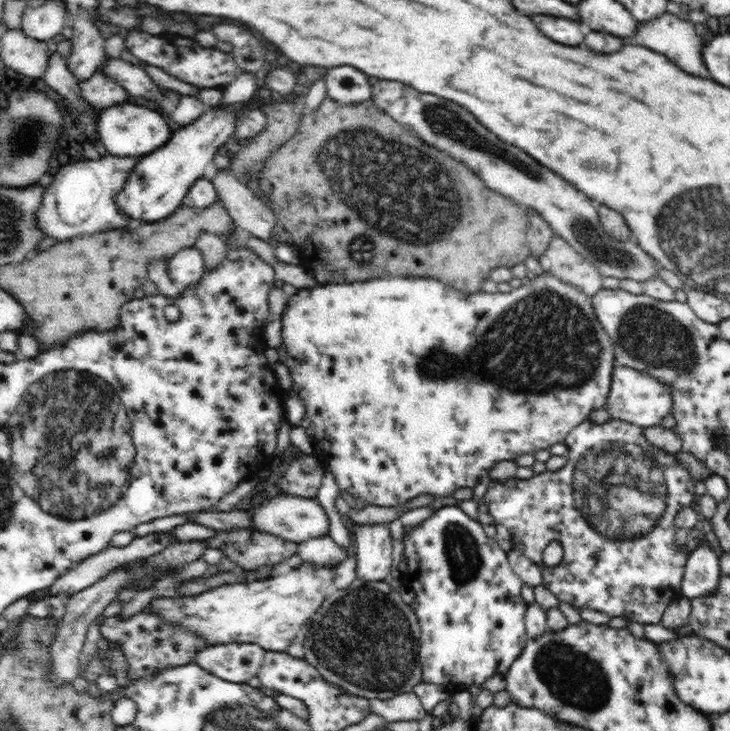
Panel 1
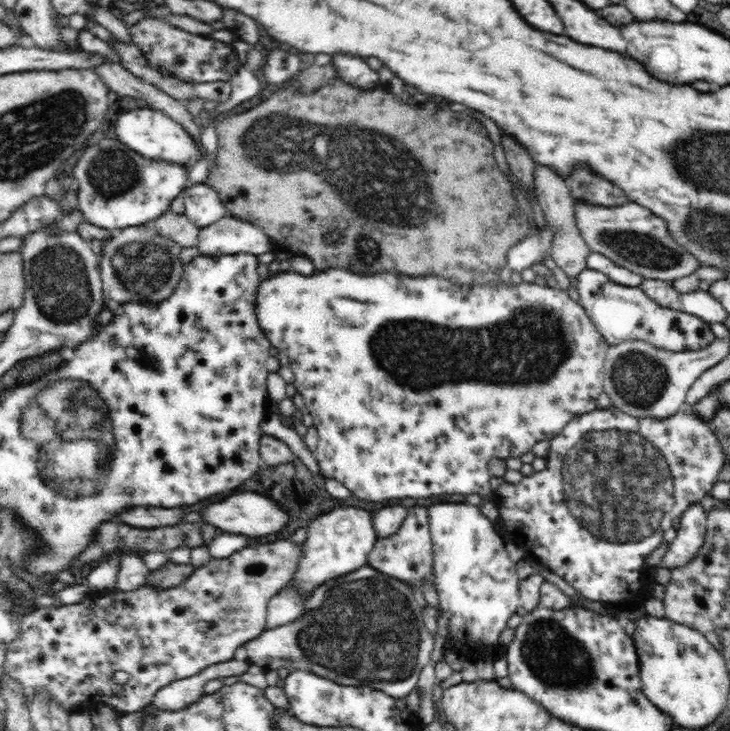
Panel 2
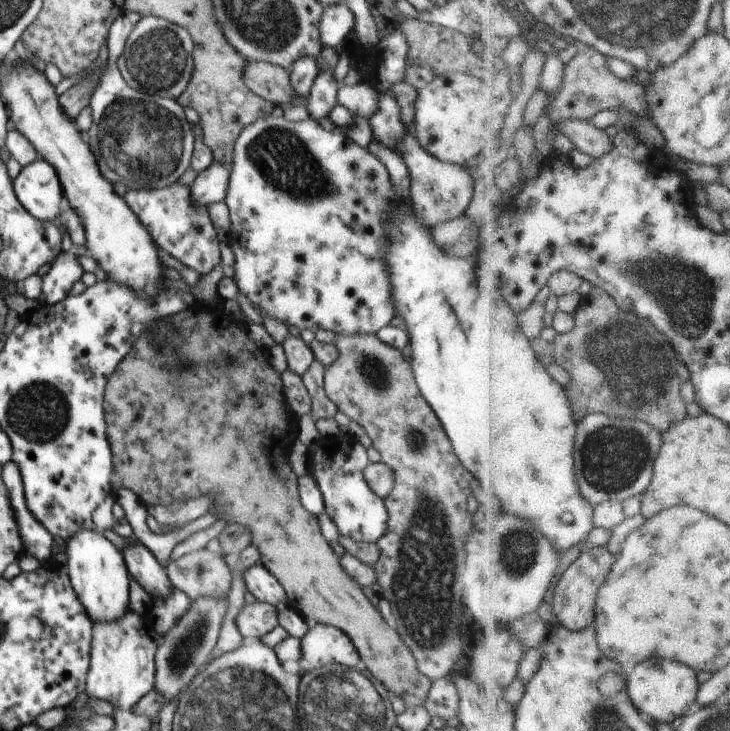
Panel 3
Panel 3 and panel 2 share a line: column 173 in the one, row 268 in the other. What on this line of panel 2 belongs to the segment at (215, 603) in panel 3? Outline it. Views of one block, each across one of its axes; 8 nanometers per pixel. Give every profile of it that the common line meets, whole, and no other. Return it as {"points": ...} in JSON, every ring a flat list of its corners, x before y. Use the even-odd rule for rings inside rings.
{"points":[[628,200,620,206,605,207,575,201,575,223,591,251,600,252,644,279,675,281,694,273,700,263,670,235,668,223,650,209]]}

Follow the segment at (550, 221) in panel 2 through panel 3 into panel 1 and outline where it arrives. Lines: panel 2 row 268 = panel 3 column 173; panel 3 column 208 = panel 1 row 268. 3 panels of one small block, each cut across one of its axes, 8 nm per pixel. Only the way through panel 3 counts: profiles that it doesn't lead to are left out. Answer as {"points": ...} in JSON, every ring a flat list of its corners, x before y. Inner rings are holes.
{"points":[[555,234,550,240,544,255,550,260,549,272,562,282,574,286,587,297,592,297,602,288,602,273,592,264,579,256,573,248]]}

